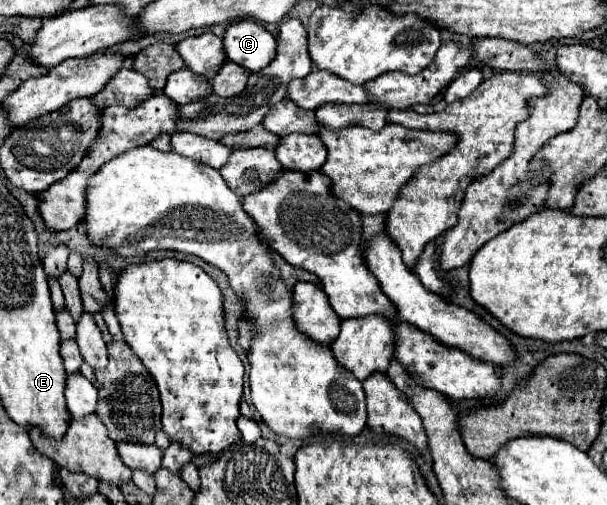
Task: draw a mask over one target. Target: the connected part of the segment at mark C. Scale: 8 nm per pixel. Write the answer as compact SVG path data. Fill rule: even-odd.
M251 19L231 23L223 35L223 49L229 61L253 73L261 71L273 61L275 47L275 37L263 25Z

